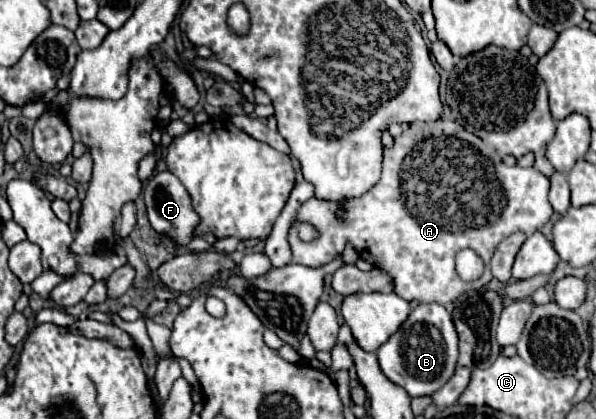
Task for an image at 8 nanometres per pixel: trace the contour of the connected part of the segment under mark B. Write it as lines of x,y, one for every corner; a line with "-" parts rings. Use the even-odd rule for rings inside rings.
438,303
418,305
376,355
382,373
388,377
396,371
402,377
402,387
410,397
434,395
454,375
458,359
458,335
454,333
450,313

